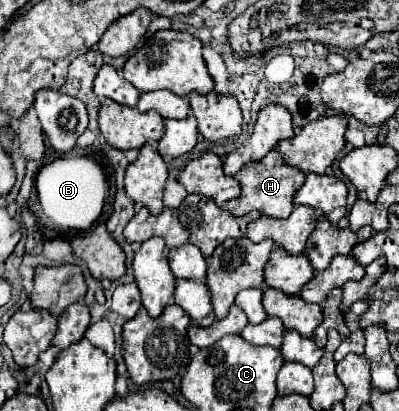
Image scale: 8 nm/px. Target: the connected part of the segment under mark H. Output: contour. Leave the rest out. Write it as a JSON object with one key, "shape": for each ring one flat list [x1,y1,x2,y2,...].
{"shape":[[270,150,262,160,258,162,250,162,248,166,244,166,238,174,236,180,242,186,242,194,238,198,234,198,232,202,228,202,228,210,234,216,244,216,252,210,262,212,264,216,270,218,288,218,292,212,292,200,296,190,304,184,306,174,294,166,288,166,282,158,282,154,278,150]]}

